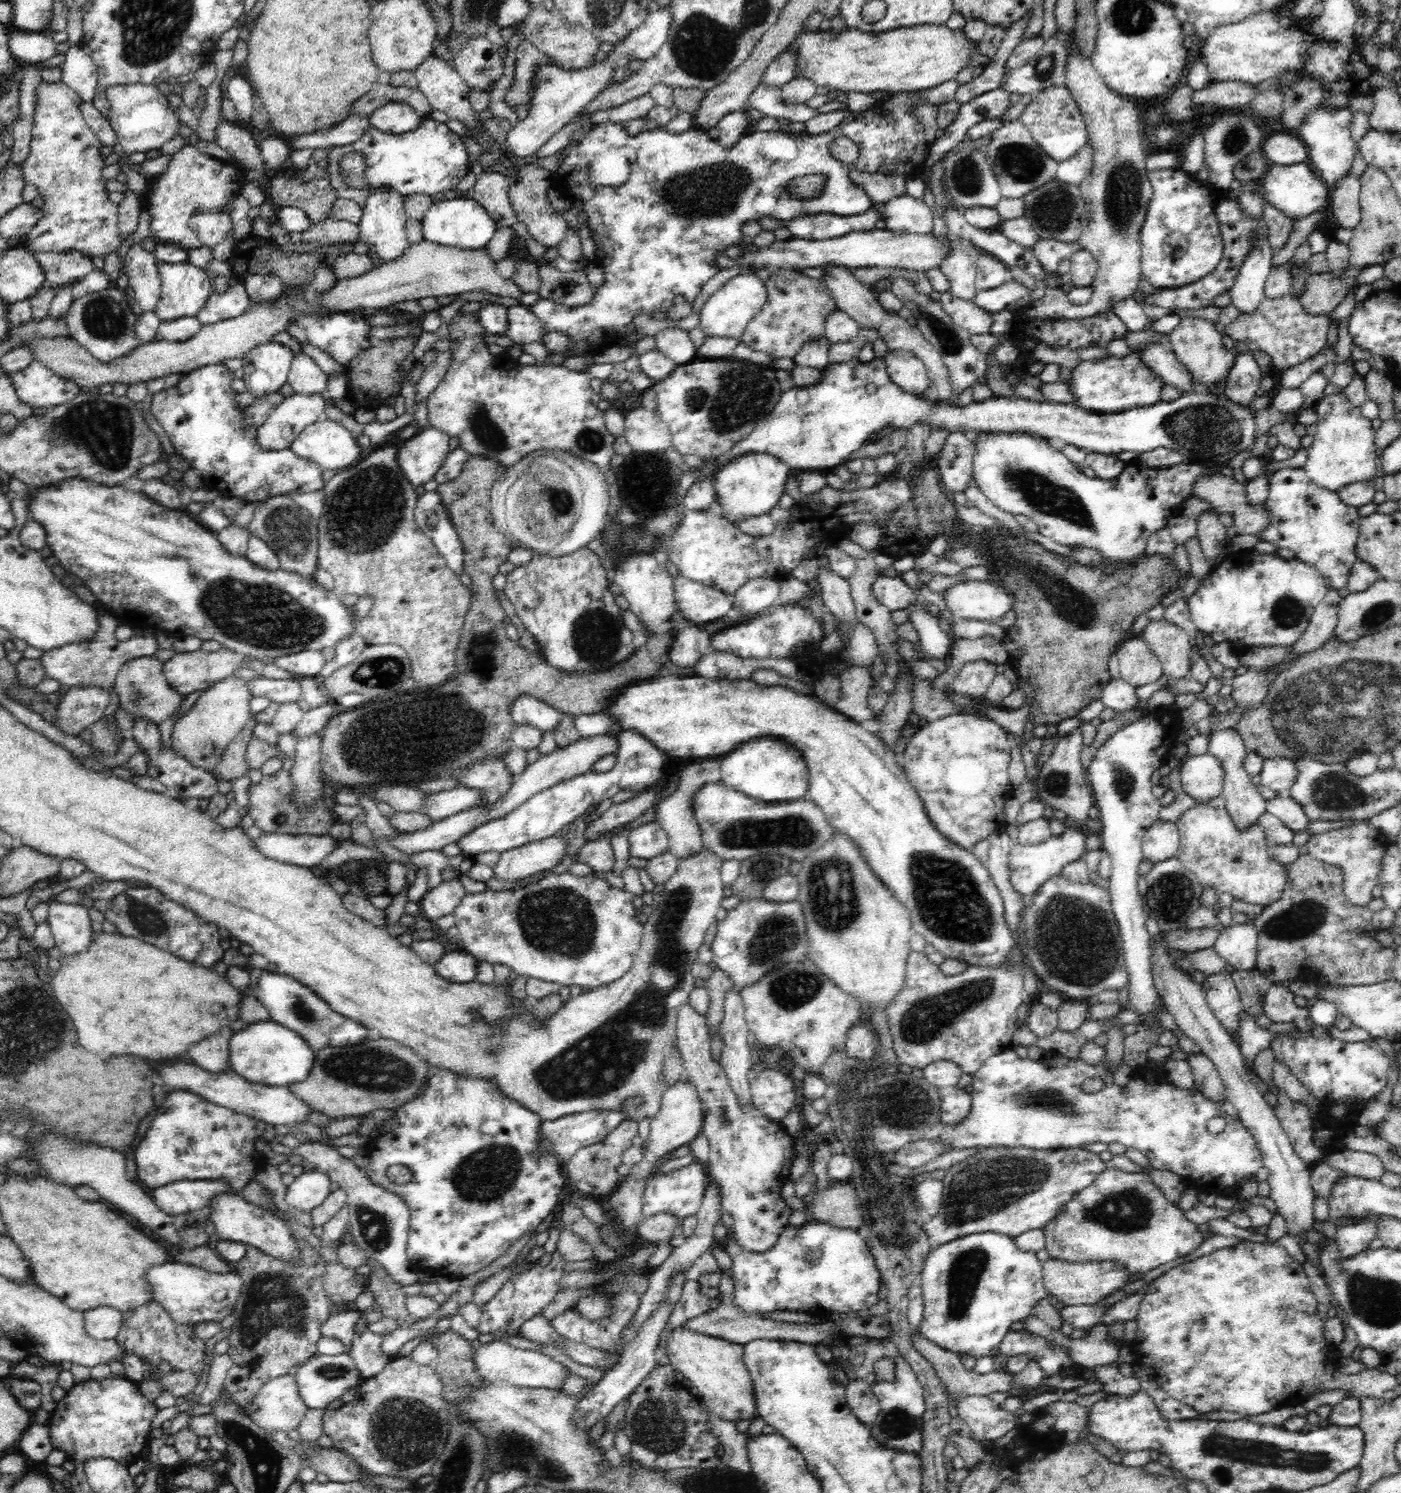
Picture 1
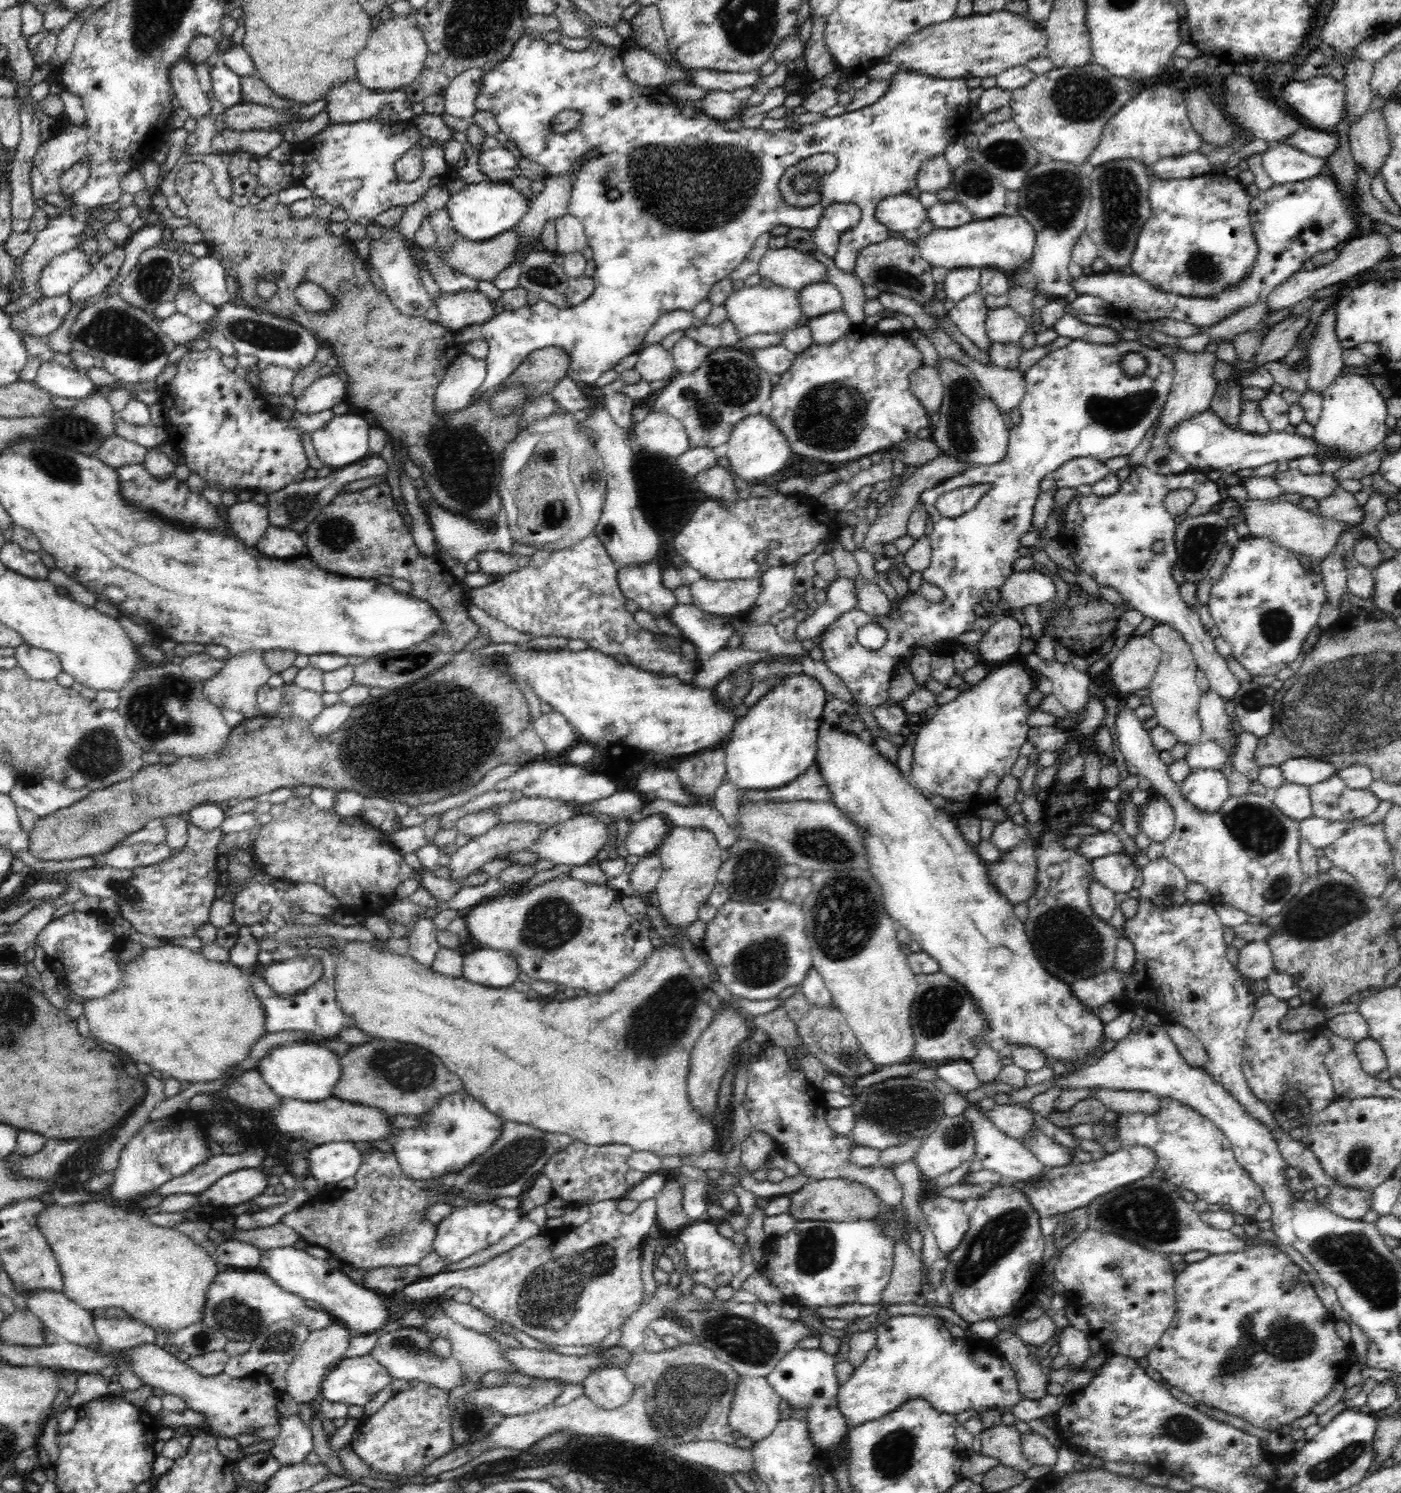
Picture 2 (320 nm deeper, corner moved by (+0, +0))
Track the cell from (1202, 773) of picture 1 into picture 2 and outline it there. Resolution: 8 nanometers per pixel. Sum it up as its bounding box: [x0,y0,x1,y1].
[1179,770,1231,813]

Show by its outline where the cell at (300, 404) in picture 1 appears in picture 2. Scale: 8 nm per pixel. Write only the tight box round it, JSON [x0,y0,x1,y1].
[295,375,346,414]

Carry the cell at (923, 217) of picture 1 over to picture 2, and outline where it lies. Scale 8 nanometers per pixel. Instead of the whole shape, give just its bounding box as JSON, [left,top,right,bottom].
[876,193,927,236]

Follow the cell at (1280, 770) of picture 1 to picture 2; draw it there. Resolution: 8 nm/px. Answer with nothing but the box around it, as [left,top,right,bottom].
[1279,757,1338,788]

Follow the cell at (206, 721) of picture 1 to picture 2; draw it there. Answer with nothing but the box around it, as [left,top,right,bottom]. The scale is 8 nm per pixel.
[203,650,273,718]

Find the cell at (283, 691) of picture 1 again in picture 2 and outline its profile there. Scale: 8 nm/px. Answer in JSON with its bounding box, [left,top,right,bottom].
[279,682,325,721]

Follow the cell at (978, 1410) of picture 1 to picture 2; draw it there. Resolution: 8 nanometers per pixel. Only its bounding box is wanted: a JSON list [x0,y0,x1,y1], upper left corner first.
[980,1422,1033,1473]

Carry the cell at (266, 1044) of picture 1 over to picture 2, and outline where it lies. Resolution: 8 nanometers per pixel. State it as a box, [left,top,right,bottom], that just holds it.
[256,1041,340,1102]

